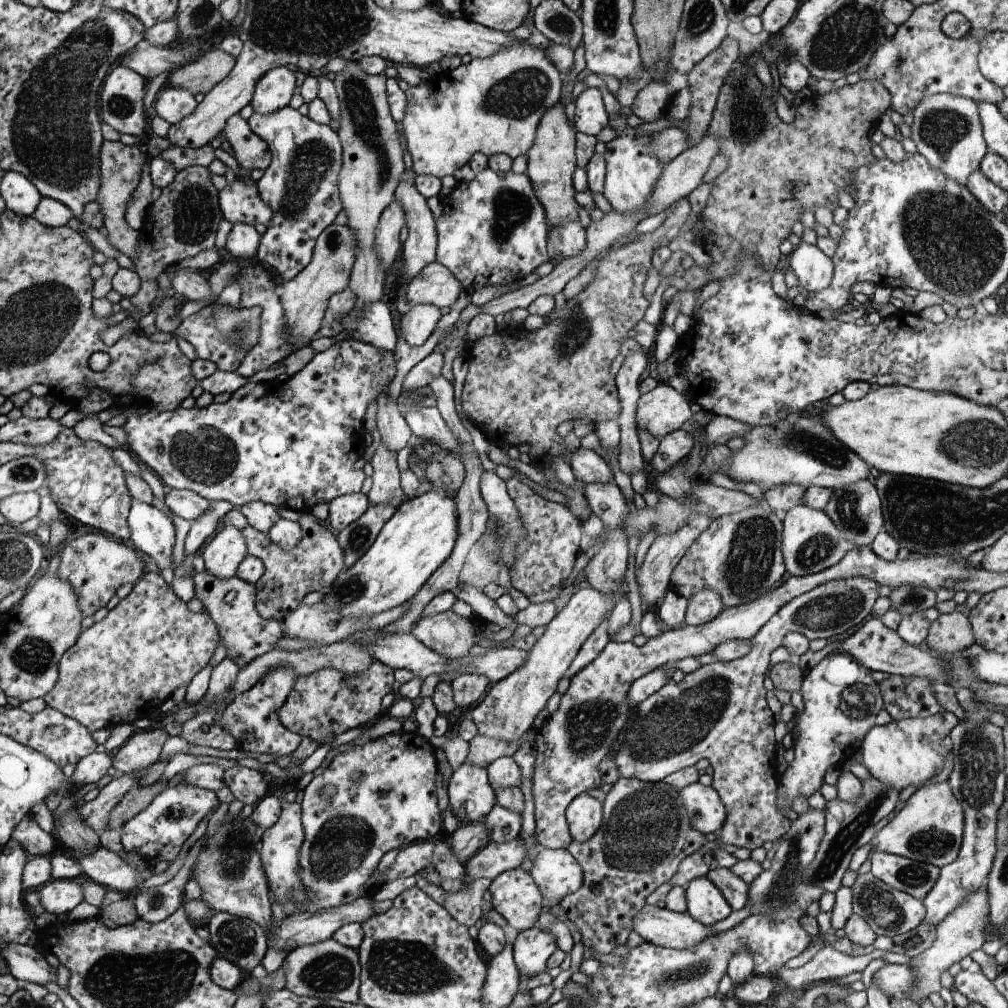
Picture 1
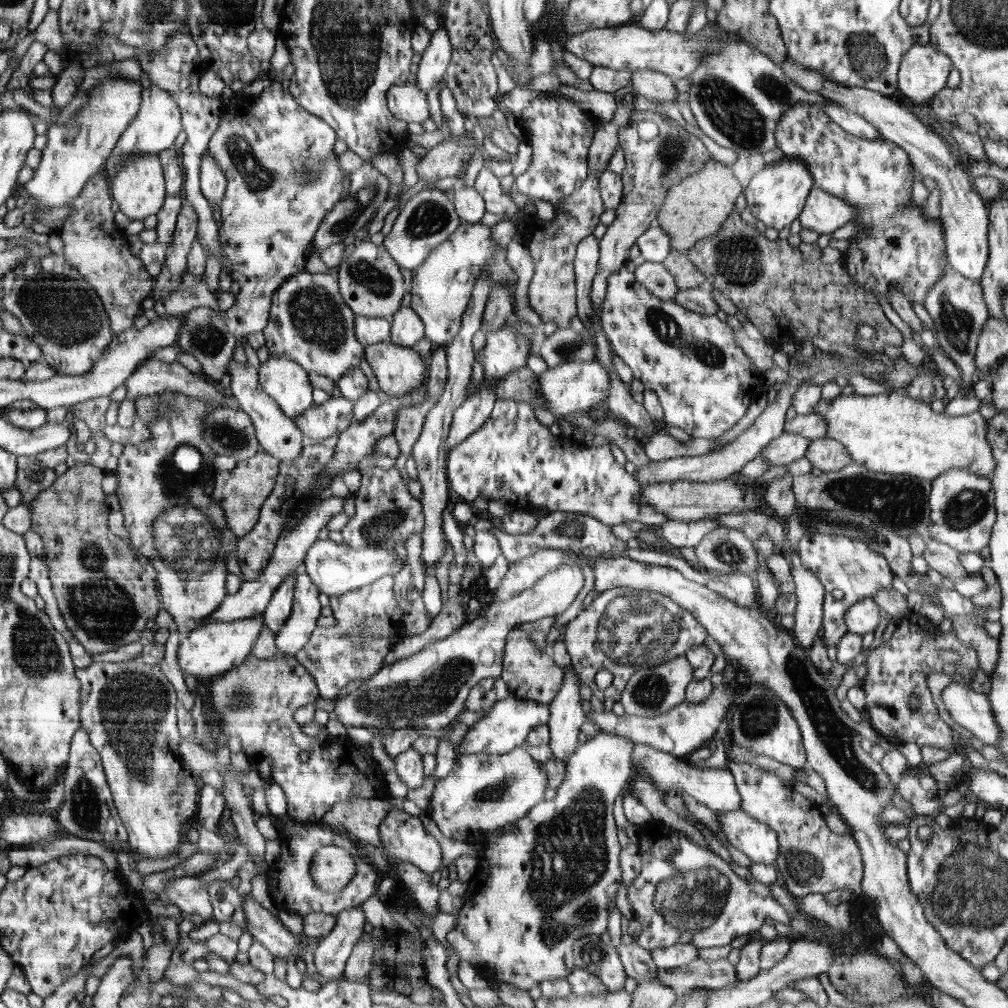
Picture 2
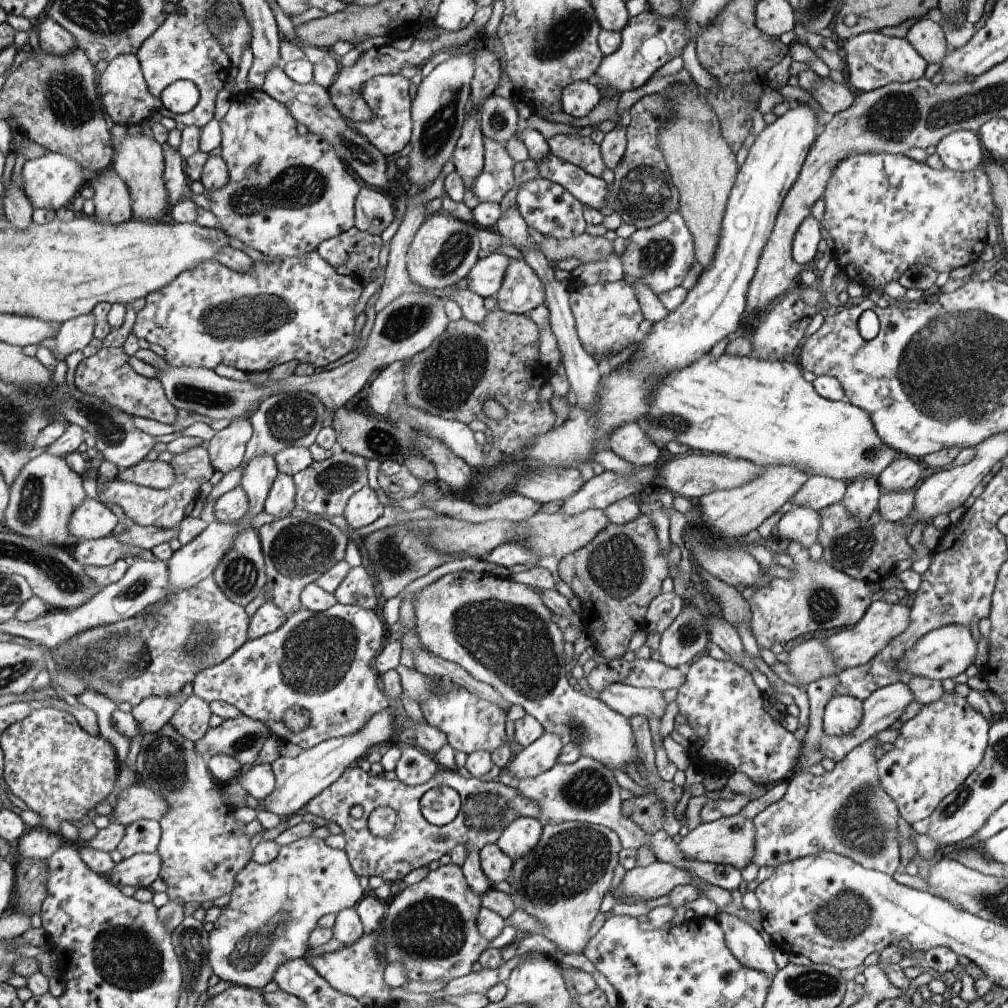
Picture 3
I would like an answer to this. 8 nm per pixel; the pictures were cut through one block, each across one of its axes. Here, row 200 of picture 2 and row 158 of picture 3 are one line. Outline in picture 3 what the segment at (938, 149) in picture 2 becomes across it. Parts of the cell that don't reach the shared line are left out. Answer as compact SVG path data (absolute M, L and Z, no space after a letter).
M958 130L938 142L936 154L948 169L965 172L981 166L982 146L978 133Z

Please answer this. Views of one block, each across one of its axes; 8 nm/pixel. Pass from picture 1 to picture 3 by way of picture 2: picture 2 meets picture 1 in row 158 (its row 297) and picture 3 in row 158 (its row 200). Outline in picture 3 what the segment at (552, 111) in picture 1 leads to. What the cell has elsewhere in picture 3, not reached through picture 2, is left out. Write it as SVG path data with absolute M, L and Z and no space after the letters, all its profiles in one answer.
M556 135L547 144L549 150L558 158L572 162L591 176L601 177L607 168L600 145L592 142L590 137Z

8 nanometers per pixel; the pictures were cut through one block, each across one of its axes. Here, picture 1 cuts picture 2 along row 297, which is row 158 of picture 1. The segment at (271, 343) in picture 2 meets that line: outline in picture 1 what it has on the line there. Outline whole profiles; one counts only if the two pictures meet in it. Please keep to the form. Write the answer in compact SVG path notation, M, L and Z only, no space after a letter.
M289 105L272 113L254 111L247 122L252 122L252 130L256 130L256 135L270 144L272 152L270 166L265 169L264 176L256 182L260 197L273 211L272 221L262 236L256 255L260 261L276 270L281 282L292 281L307 269L314 257L314 249L321 234L333 224L343 210L338 188L339 174L343 166L342 140L334 128L316 123L308 116L302 116L298 109Z

